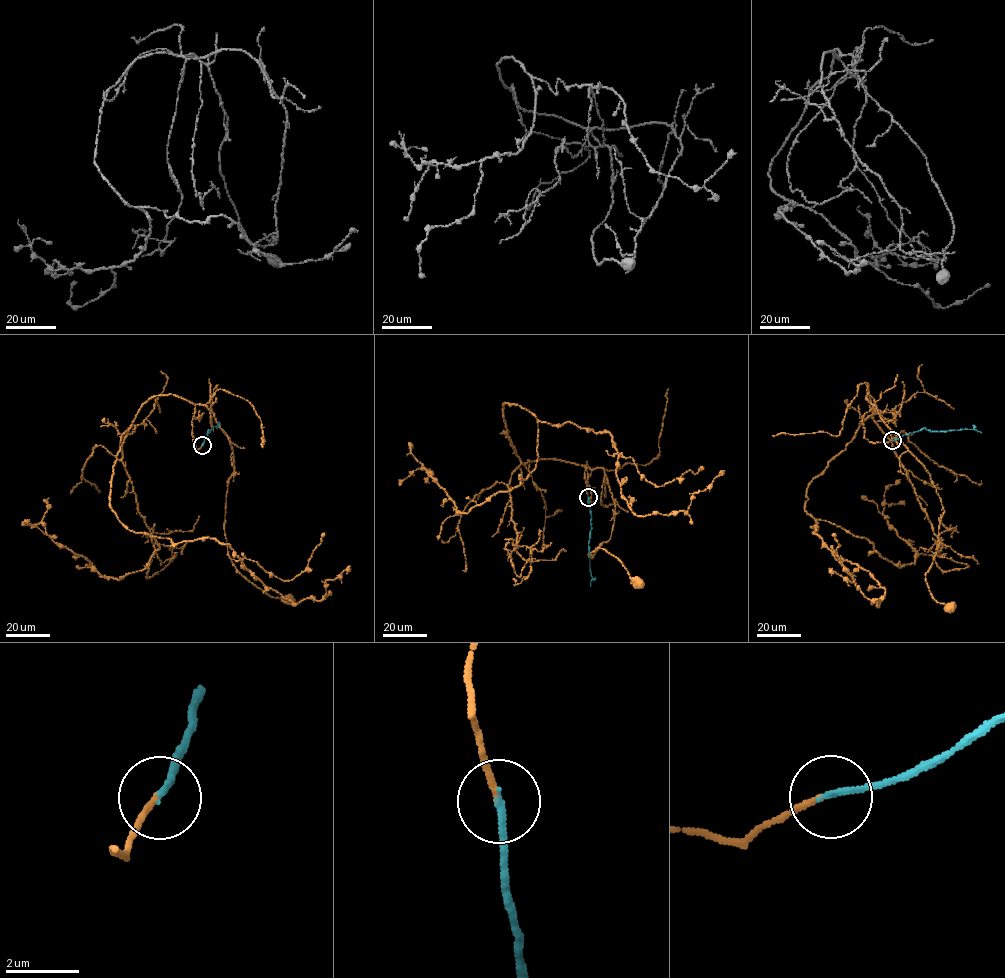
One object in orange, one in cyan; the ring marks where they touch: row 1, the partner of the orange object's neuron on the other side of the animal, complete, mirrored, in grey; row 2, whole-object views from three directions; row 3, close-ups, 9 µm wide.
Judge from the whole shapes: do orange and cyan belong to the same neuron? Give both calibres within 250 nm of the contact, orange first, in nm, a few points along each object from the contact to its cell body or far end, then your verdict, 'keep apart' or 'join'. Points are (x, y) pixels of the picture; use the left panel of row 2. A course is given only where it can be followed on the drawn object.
140 nm thick on the orange side, 160 nm on the other; orange runs (202, 445), (195, 451), (195, 404), (213, 413), (232, 449), (224, 529), (230, 559), (269, 595), (289, 600); cyan runs (202, 445), (208, 430), (208, 433), (213, 427), (217, 428); join

